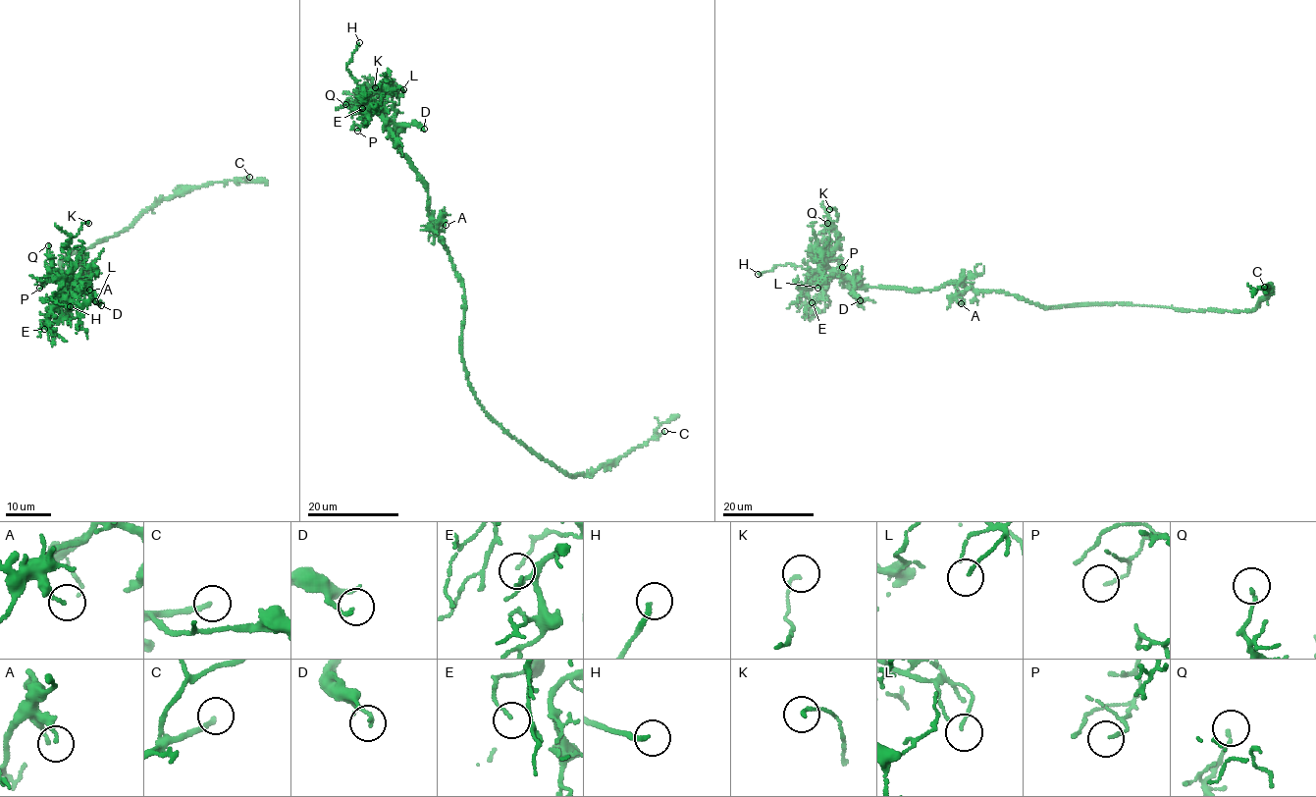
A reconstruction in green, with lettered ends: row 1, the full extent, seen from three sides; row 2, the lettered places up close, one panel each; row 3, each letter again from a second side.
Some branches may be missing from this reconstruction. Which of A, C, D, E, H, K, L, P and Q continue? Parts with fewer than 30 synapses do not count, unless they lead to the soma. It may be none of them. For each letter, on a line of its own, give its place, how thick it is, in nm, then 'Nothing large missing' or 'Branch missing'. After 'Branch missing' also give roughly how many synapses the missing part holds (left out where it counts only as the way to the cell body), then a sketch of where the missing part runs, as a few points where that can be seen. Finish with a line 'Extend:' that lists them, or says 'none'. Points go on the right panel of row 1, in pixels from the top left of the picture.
A: Place: (961, 303). Thickness 170 nm. Nothing large missing
C: Place: (1264, 287). Thickness 180 nm. Branch missing. Roughly 30 synapses
D: Place: (860, 300). Thickness 130 nm. Nothing large missing
E: Place: (812, 302). Thickness 100 nm. Nothing large missing
H: Place: (758, 274). Thickness 200 nm. Branch missing
K: Place: (829, 209). Thickness 110 nm. Nothing large missing
L: Place: (817, 288). Thickness 90 nm. Nothing large missing
P: Place: (842, 267). Thickness 100 nm. Nothing large missing
Q: Place: (827, 223). Thickness 120 nm. Nothing large missing
Extend: C, H

